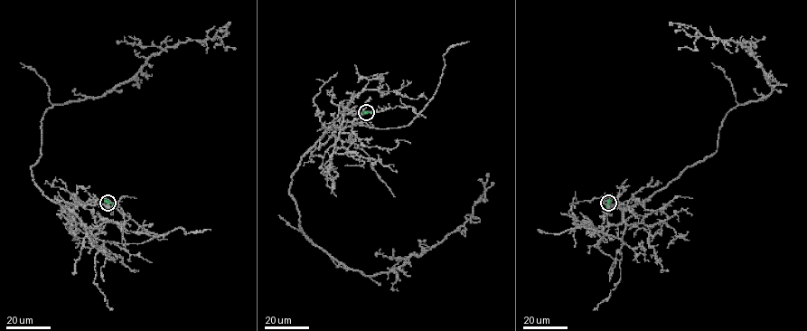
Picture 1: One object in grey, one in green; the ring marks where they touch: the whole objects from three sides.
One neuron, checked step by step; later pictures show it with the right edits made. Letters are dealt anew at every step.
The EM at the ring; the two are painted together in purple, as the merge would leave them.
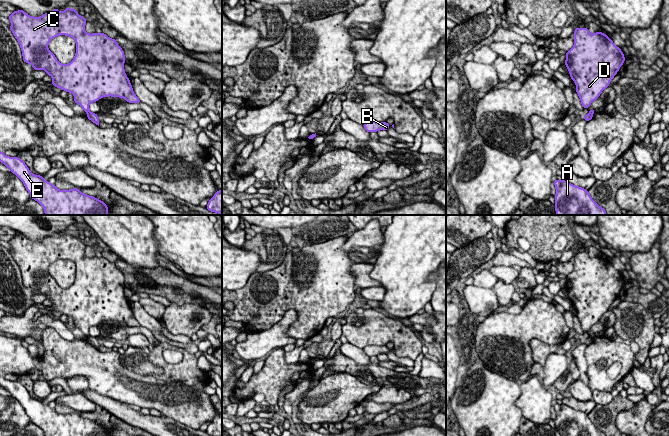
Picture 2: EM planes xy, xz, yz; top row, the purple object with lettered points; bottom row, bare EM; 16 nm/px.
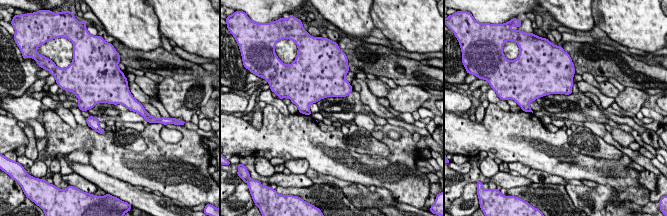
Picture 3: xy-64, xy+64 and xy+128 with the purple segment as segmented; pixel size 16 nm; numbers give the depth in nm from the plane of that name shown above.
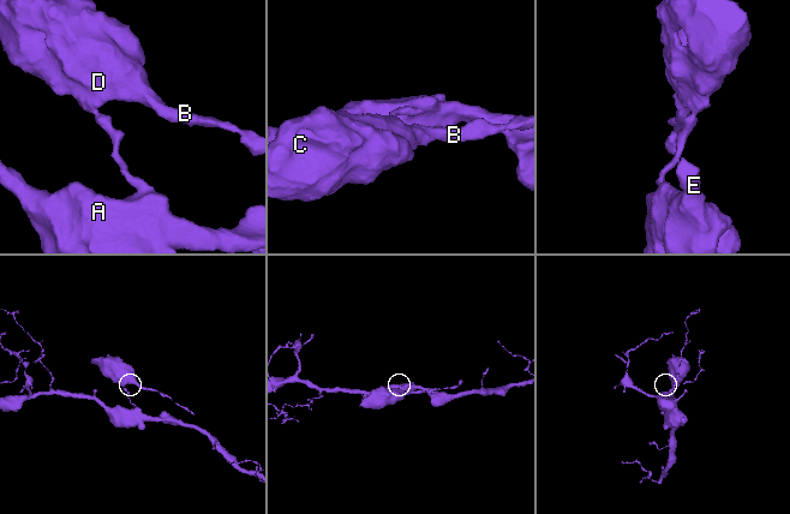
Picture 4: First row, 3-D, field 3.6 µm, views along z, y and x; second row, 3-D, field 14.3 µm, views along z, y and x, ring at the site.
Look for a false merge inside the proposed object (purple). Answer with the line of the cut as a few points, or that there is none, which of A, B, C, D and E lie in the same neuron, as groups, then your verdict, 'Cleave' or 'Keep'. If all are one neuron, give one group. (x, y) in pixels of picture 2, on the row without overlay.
Split along xy (89, 335), (87, 338). Groups: A E / B C D. Cleave

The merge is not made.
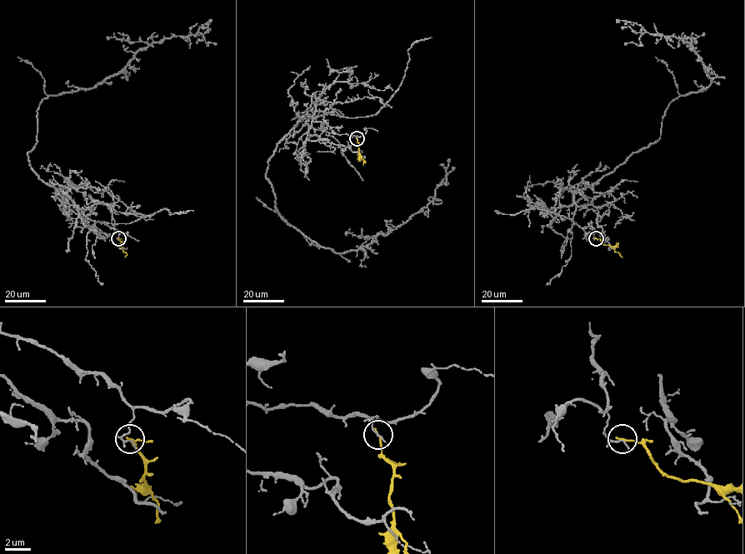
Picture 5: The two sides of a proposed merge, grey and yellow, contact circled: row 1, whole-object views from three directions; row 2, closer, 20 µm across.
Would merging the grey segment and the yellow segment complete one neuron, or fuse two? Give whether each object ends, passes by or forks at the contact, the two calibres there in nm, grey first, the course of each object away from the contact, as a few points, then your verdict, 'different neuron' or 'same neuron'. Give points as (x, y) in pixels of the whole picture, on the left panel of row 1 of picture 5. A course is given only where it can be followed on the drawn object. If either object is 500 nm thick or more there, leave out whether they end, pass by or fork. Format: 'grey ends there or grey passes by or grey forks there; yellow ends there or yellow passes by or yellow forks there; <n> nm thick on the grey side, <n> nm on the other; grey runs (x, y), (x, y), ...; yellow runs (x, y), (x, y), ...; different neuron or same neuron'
grey passes by; yellow ends there; 100 nm thick on the grey side, 140 nm on the other; grey runs (118, 238), (106, 224), (87, 227), (32, 168), (38, 107), (102, 83), (154, 42), (200, 32), (215, 44); yellow runs (118, 238), (127, 254), (125, 257); different neuron

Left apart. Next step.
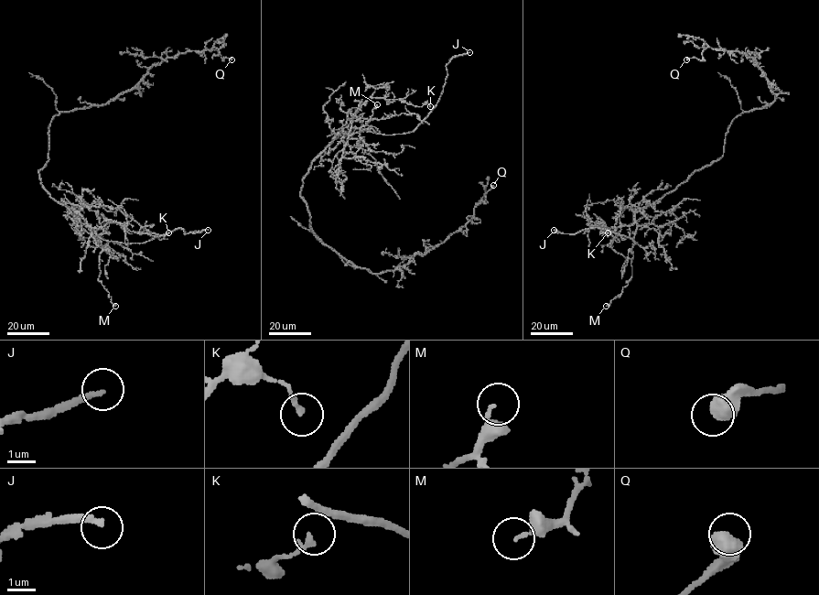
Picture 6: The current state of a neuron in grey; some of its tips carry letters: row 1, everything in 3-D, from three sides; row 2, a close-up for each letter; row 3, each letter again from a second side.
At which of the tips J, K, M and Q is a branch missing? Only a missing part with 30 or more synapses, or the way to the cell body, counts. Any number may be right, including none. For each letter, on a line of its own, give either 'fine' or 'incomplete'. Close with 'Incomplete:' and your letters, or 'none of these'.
J: incomplete
K: fine
M: fine
Q: fine
Incomplete: J

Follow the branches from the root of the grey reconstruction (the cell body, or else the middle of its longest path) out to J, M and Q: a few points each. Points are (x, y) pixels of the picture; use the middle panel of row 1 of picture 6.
J: (309, 214), (300, 195), (302, 178), (325, 147), (352, 127), (413, 131), (436, 104), (446, 65), (469, 52)
M: (309, 214), (300, 190), (311, 163), (338, 135), (363, 131), (360, 128), (371, 120), (377, 104)
Q: (309, 214), (309, 227), (324, 243), (355, 265), (381, 273), (425, 254), (462, 227), (493, 185)

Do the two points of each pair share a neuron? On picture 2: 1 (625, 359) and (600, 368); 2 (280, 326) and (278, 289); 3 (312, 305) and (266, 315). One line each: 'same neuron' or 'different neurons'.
1: same neuron
2: different neurons
3: same neuron

